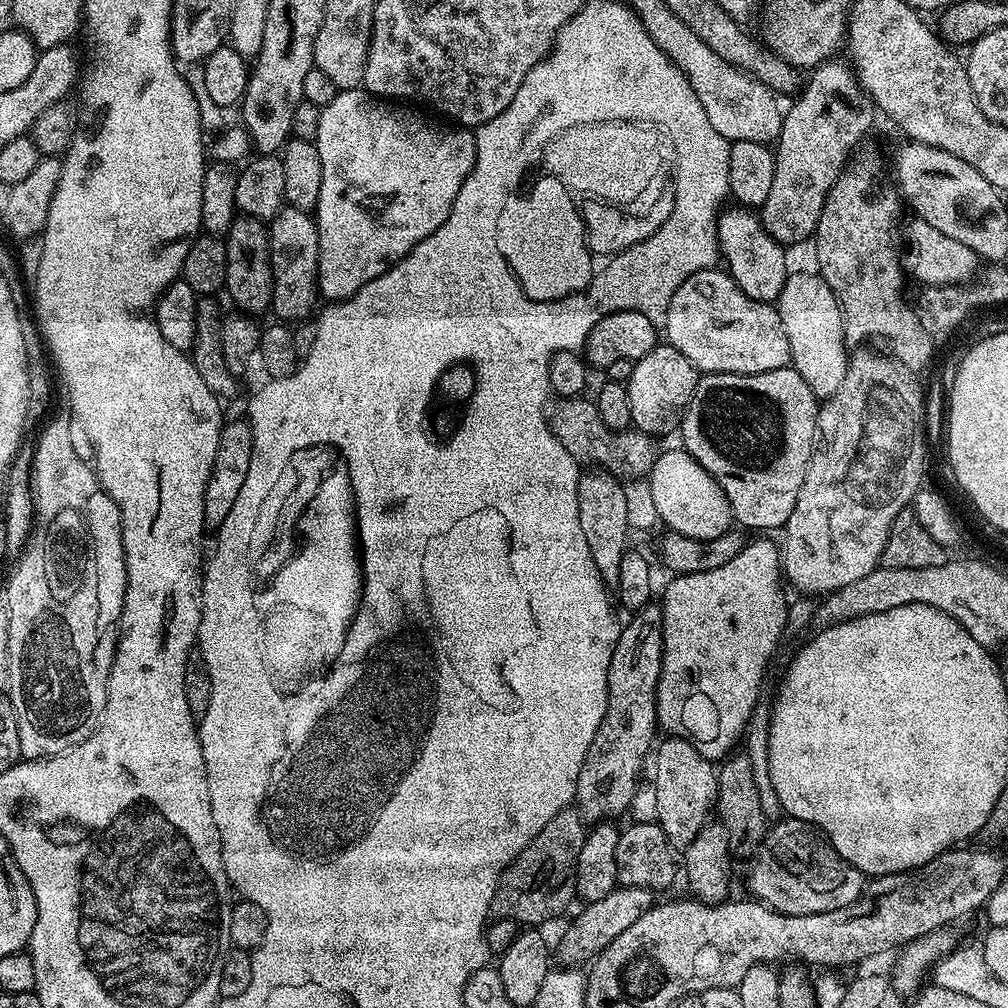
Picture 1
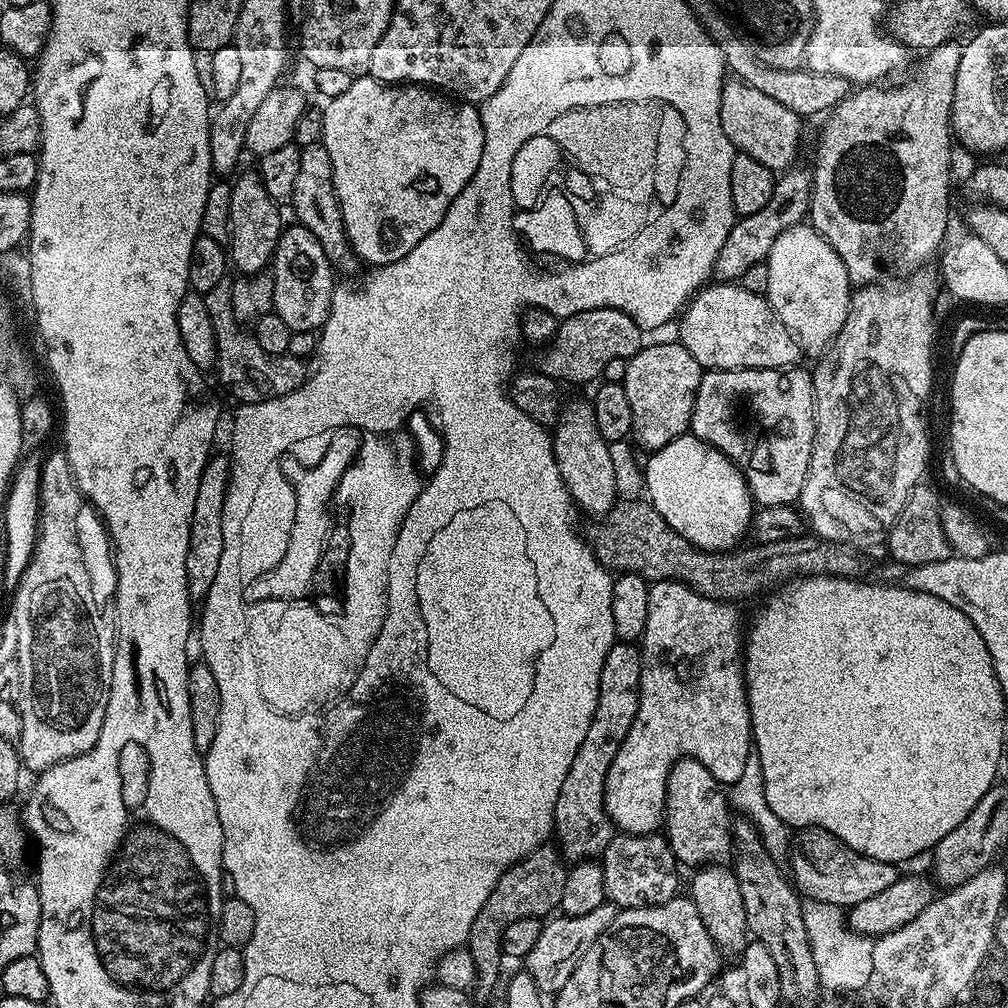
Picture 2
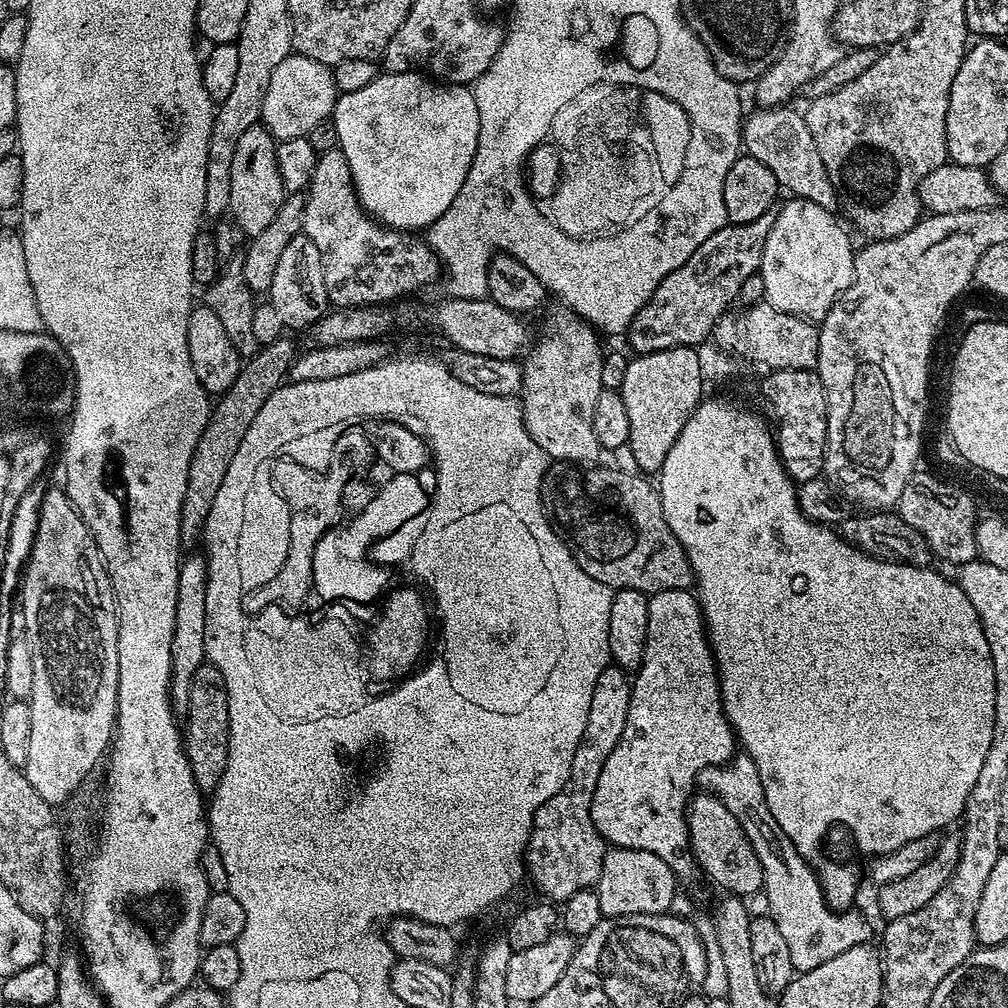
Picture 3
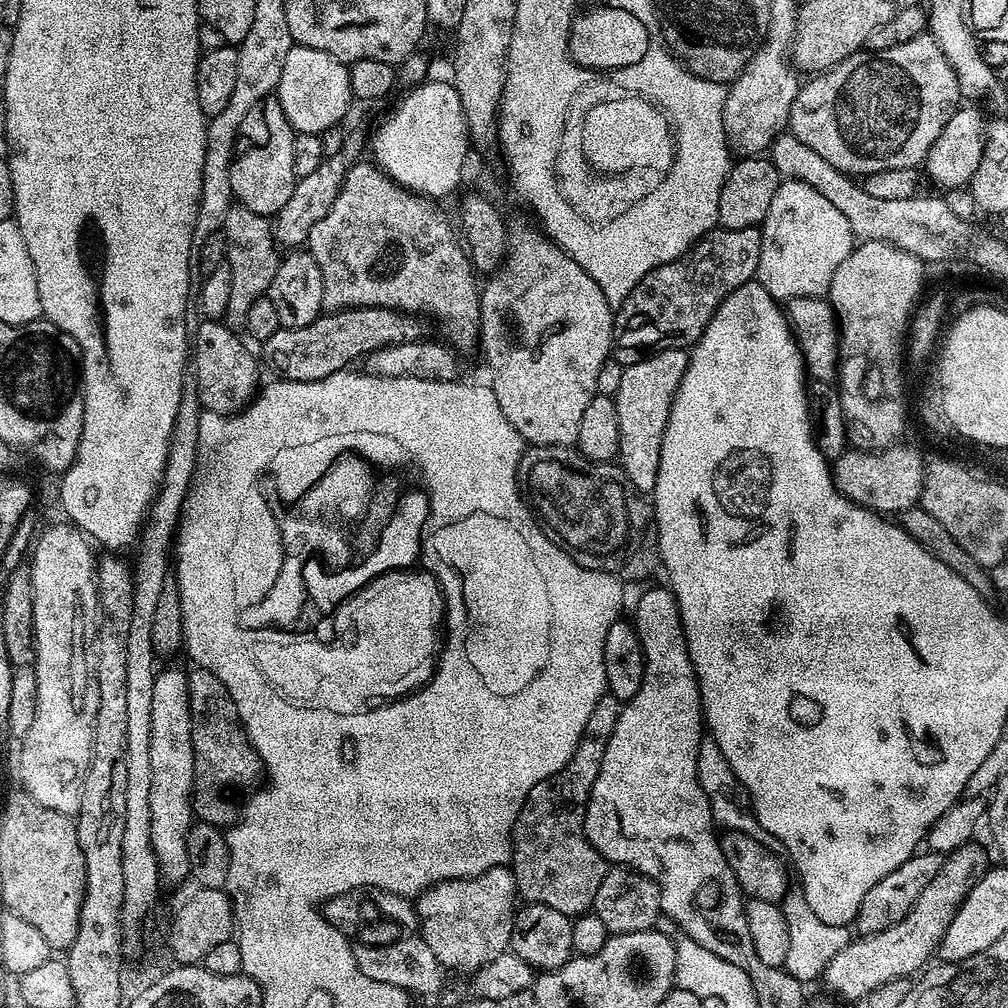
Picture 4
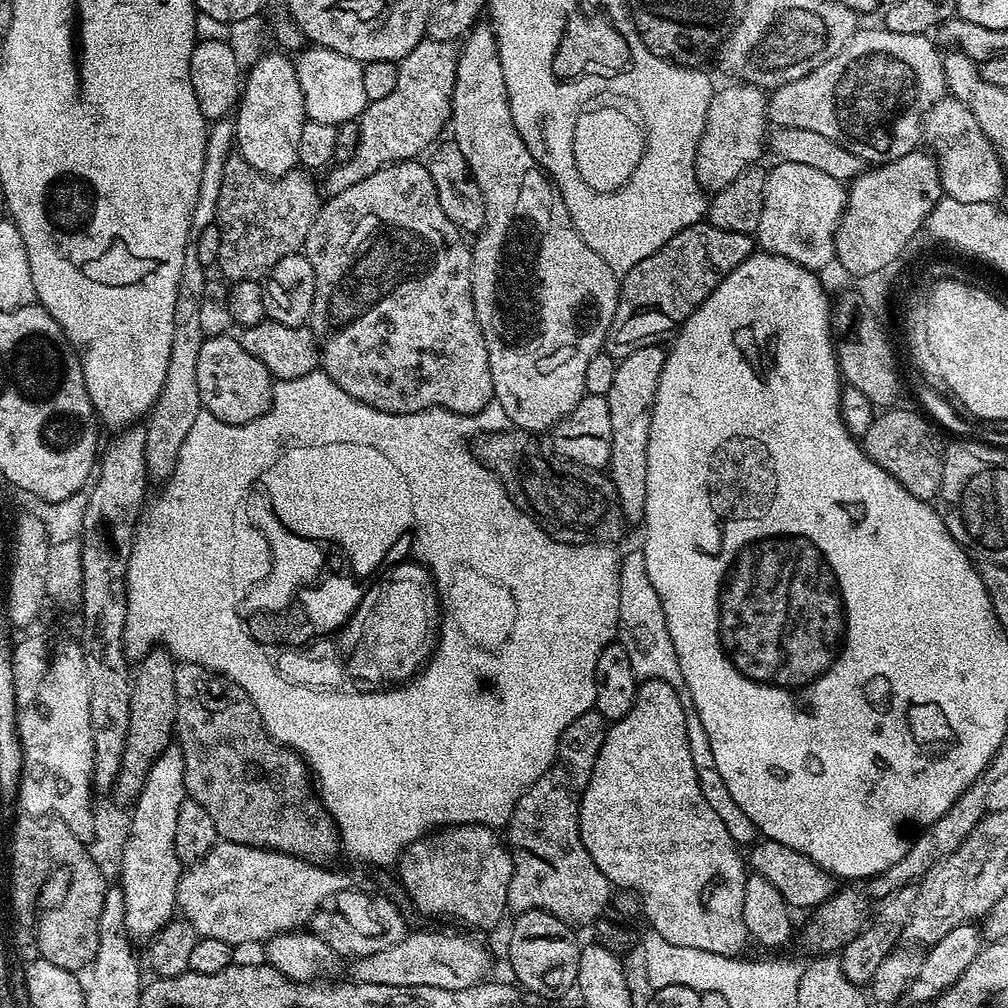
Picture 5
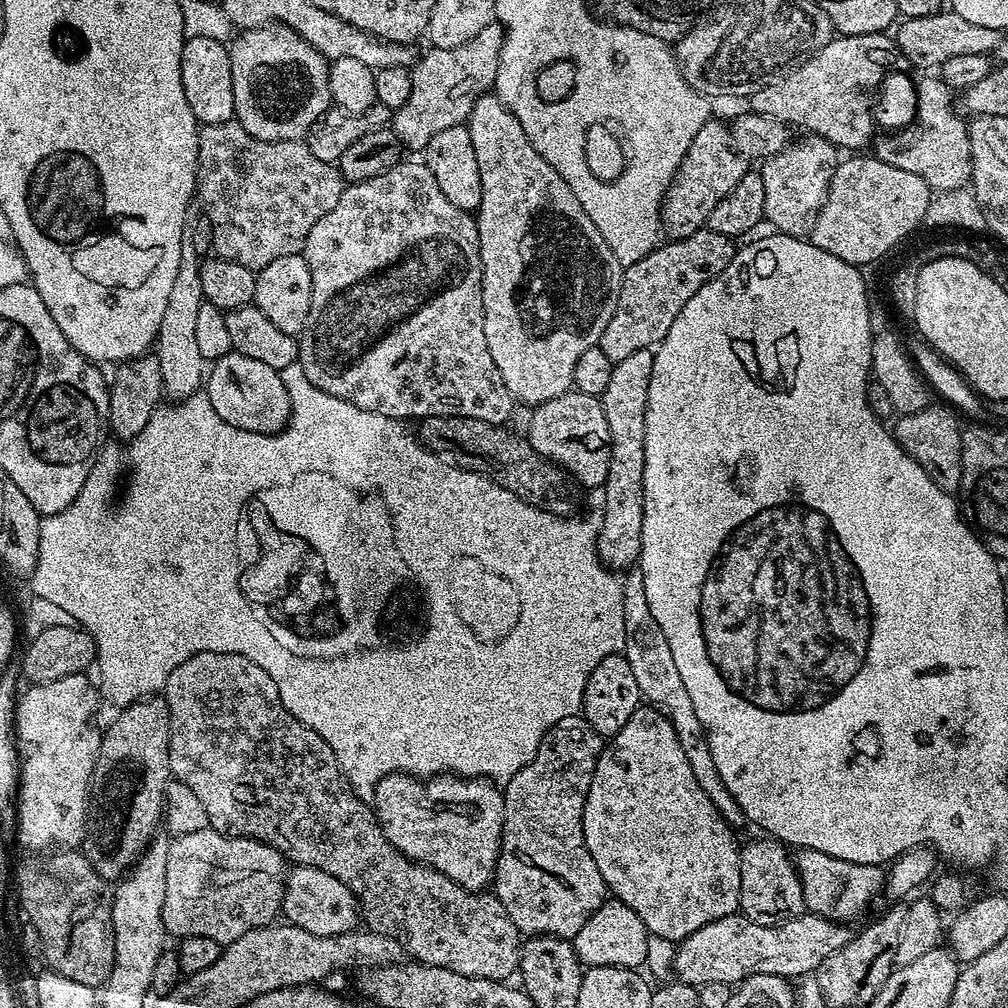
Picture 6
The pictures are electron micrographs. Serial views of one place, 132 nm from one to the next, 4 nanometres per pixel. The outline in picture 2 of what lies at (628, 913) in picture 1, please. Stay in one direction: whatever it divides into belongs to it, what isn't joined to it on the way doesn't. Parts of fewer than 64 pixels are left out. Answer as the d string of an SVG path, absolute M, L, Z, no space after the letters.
M606 902L598 906L598 910L590 910L590 914L560 914L557 915L557 920L549 919L544 924L542 934L538 934L538 942L534 942L534 950L530 950L526 958L526 970L540 987L541 993L555 994L562 990L562 986L566 986L570 974L574 974L578 962L582 962L586 950L590 950L590 946L598 942L598 938L610 926L610 922L614 922L617 911L616 905Z

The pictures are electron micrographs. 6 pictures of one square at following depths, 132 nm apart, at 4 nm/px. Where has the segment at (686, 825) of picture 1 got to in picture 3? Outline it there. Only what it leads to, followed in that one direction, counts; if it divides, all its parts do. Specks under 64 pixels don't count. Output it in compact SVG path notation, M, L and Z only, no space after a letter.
M705 791L689 799L686 815L690 855L698 868L729 896L749 898L755 892L757 895L762 888L758 854L754 854L754 846L750 846L742 826L738 826L738 818L734 818L718 798Z

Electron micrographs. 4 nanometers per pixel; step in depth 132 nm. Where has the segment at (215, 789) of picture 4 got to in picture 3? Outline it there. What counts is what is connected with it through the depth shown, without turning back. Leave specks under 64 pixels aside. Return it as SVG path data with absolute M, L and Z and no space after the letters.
M203 663L194 670L194 678L190 678L190 694L188 695L188 728L186 724L186 751L192 773L201 793L208 794L215 789L222 778L224 768L228 765L228 695L226 694L226 681L213 664Z

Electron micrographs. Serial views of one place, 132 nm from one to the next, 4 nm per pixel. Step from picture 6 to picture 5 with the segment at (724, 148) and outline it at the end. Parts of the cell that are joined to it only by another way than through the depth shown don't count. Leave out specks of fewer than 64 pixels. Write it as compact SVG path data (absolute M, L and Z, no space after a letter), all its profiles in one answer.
M739 82L727 86L721 92L713 91L704 133L696 147L696 177L701 188L712 194L730 186L734 178L759 161L756 159L766 152L766 133L770 128L765 89Z

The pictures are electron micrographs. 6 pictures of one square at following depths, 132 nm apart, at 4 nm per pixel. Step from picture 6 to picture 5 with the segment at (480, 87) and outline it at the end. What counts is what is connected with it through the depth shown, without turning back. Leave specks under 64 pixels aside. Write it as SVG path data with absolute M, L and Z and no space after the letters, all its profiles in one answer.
M451 40L420 41L398 64L398 86L386 98L371 101L358 117L360 141L349 164L340 164L322 180L322 188L329 197L350 190L354 182L377 172L386 164L423 157L441 139L440 131L449 127L452 118L452 91L456 85L456 71L461 49Z

